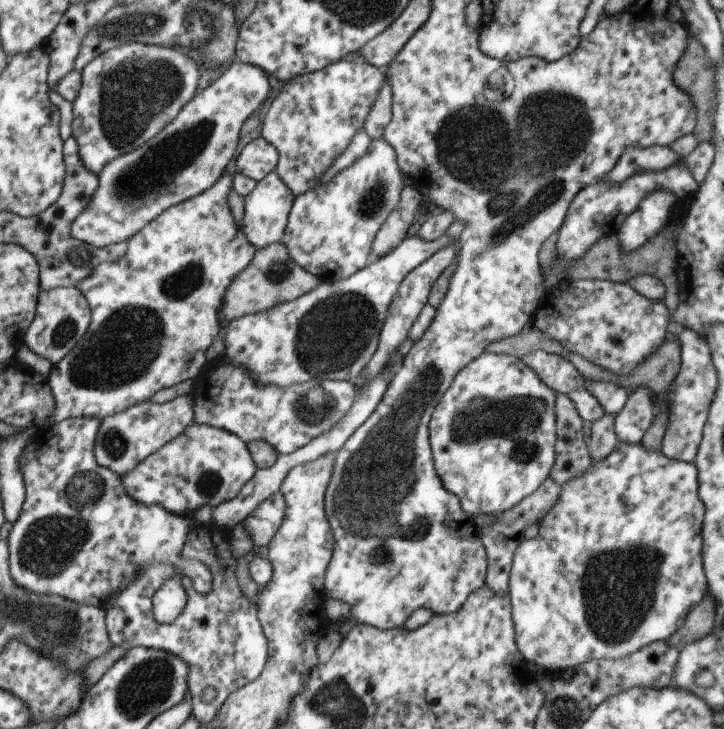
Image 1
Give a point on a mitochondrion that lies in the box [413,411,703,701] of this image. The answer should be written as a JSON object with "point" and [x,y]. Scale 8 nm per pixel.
{"point":[616,584]}

